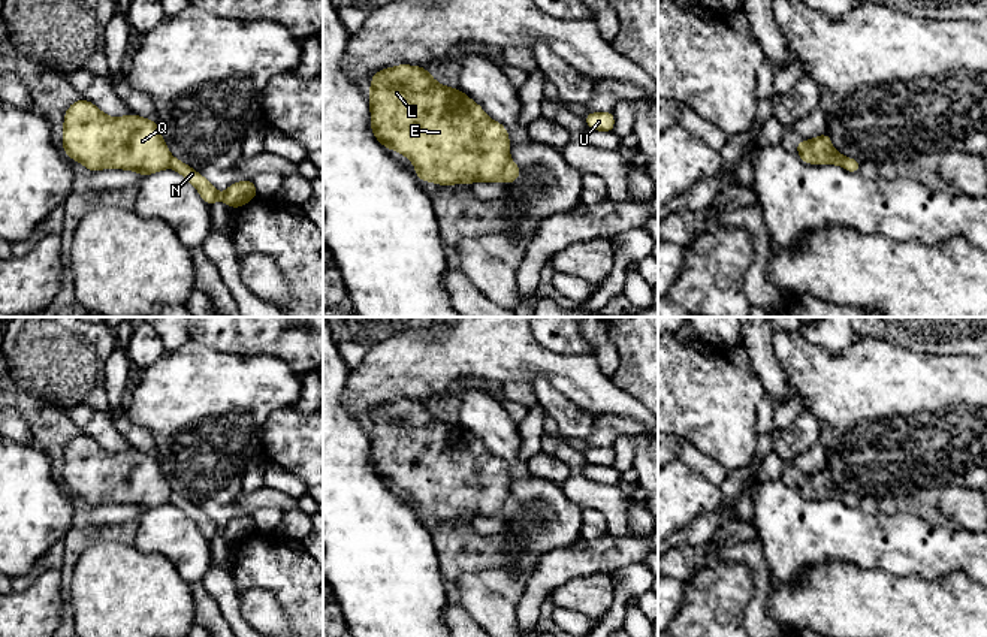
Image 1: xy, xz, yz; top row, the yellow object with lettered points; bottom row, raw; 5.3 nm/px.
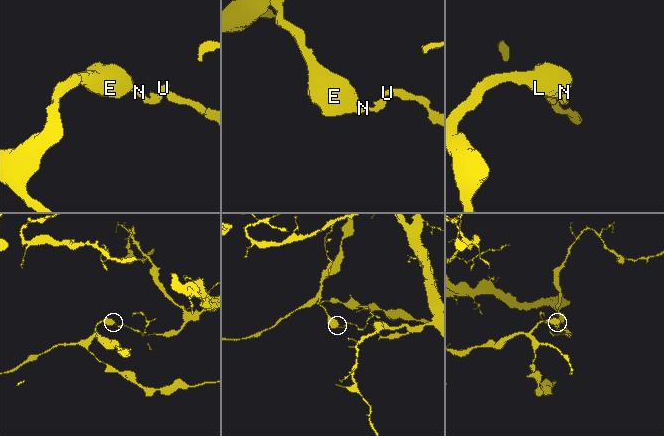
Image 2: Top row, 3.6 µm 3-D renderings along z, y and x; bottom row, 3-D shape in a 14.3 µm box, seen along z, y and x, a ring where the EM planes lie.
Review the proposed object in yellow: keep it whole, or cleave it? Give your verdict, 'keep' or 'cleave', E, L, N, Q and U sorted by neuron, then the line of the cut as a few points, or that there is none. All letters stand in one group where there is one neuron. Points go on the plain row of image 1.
cleave; groups E L Q / N U; cut xz (509, 494), (500, 515)

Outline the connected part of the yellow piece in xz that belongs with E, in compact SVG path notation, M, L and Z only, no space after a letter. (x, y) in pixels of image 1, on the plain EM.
M398 399L390 404L381 404L371 413L368 428L371 444L371 465L375 474L387 484L395 484L408 492L416 510L422 516L431 516L438 520L473 519L501 516L502 505L510 495L510 476L507 464L491 455L483 443L473 437L461 425L440 420L420 401Z

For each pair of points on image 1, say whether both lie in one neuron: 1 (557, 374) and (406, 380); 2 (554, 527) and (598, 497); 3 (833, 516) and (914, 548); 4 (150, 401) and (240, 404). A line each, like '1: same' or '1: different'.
1: same
2: different
3: same
4: same

